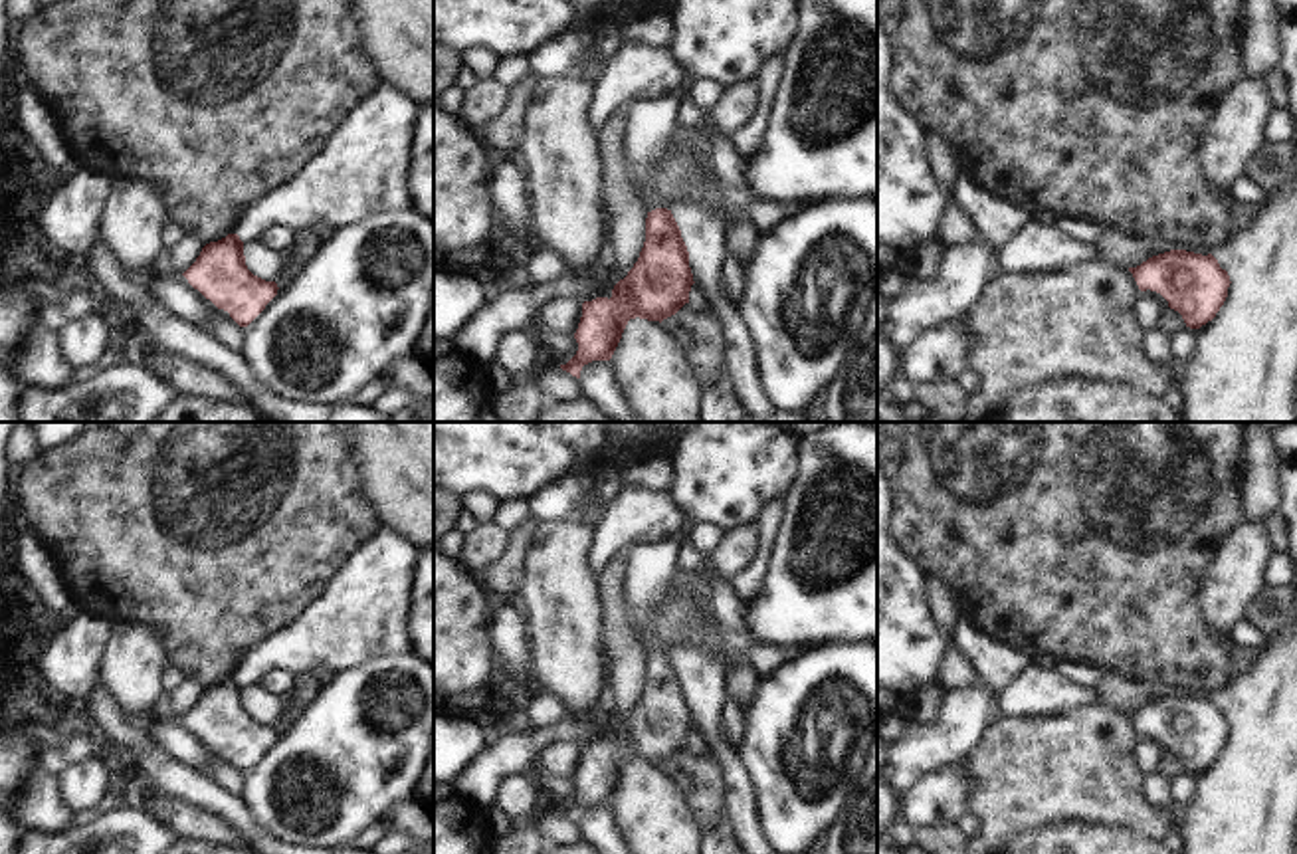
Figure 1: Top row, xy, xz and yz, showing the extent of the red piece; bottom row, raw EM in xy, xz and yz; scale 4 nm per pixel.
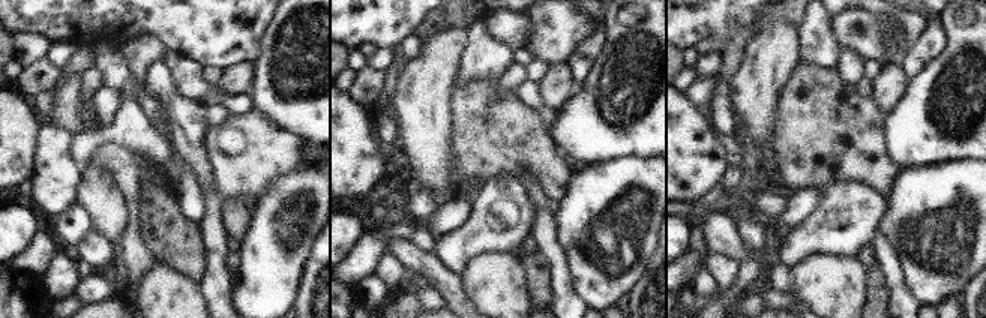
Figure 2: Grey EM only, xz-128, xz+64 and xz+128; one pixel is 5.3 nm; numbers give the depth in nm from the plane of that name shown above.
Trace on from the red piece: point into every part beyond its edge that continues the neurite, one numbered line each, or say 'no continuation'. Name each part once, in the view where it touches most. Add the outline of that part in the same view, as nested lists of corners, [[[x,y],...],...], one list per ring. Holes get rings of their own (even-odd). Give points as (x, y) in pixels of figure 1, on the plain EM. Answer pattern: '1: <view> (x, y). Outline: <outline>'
no continuation.

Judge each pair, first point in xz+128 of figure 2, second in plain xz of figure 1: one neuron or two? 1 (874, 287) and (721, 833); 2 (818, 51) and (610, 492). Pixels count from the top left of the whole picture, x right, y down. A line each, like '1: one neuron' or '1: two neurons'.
1: two neurons
2: two neurons

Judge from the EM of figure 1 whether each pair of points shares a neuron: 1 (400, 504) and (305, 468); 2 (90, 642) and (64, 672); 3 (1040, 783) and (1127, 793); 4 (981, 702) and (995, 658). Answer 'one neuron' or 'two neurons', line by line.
1: two neurons
2: one neuron
3: one neuron
4: two neurons

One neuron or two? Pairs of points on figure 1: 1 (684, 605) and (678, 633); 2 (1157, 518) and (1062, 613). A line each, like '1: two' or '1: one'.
1: one
2: one

